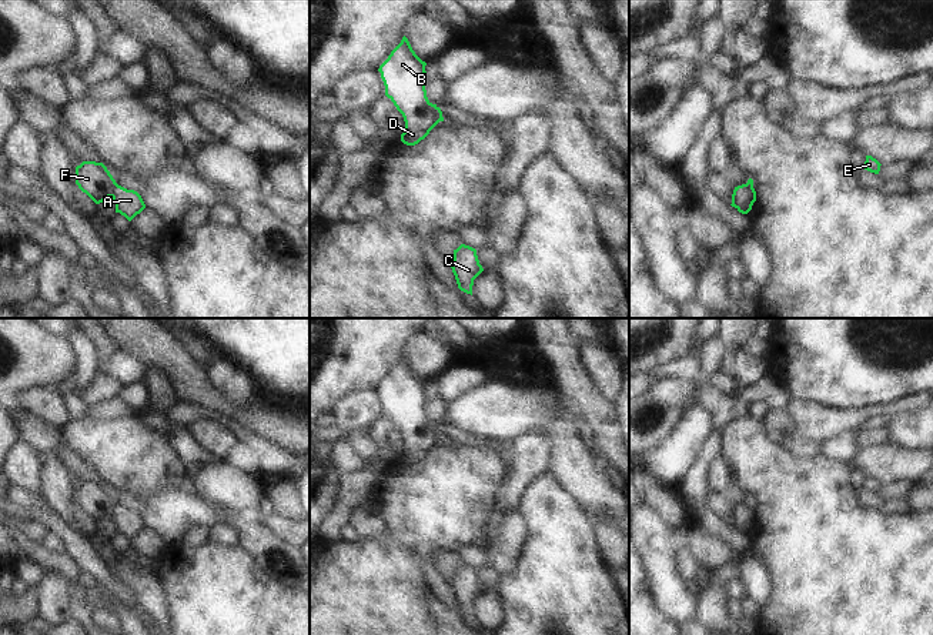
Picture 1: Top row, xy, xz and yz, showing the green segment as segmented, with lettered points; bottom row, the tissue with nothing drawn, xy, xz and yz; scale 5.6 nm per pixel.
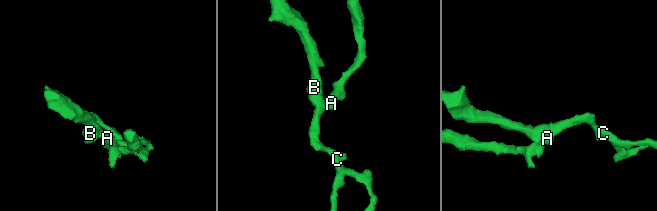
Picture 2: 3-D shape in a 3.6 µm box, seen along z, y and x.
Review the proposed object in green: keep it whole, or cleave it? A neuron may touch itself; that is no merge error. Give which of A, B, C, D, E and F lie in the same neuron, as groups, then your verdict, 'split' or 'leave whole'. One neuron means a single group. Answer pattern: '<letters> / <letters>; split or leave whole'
A / B C D E F; split

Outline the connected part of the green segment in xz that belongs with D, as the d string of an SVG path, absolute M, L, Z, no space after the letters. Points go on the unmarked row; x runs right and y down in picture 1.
M404 355L378 391L385 405L385 415L394 422L405 441L401 461L415 465L441 441L437 424L427 417L427 382L412 370Z

